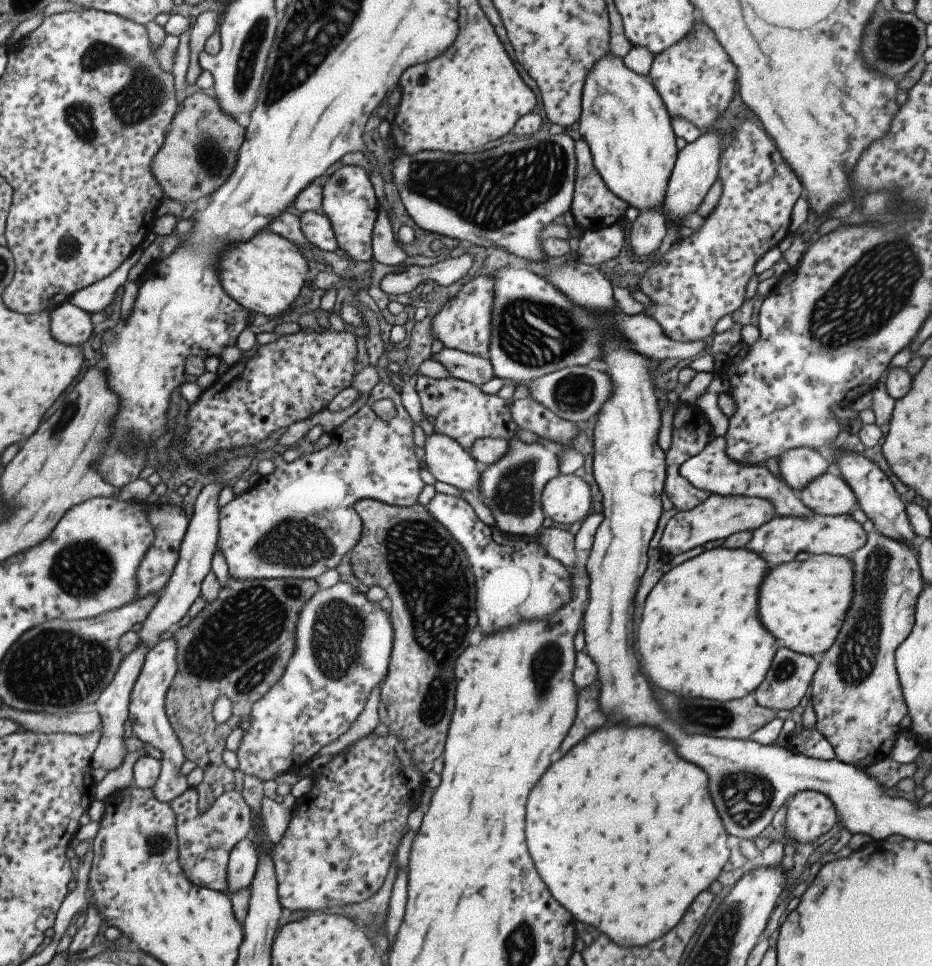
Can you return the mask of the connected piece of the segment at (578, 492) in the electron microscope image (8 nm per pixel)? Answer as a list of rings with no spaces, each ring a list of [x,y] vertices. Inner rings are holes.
[[[557,474],[542,488],[540,505],[544,518],[555,524],[579,524],[593,503],[589,486],[574,475]]]

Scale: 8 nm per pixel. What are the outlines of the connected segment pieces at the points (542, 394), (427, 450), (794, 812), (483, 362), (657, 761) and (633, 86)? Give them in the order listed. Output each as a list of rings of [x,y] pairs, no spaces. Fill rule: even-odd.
[[[573,366],[573,368],[563,368],[563,370],[558,370],[527,382],[508,381],[507,379],[501,379],[501,382],[502,384],[515,384],[515,387],[519,384],[525,384],[529,398],[541,403],[559,418],[577,422],[595,416],[602,407],[603,402],[609,400],[612,380],[609,380],[607,374],[591,370],[587,366]]]
[[[433,430],[433,433],[425,437],[422,448],[425,468],[436,481],[478,492],[481,468],[457,441]]]
[[[799,792],[788,799],[785,834],[789,839],[813,842],[837,821],[833,803],[821,792]]]
[[[442,348],[436,356],[429,356],[429,359],[443,365],[452,377],[478,387],[495,377],[491,363],[485,357]]]
[[[609,724],[603,726],[591,734],[587,734],[579,744],[569,748],[565,756],[561,756],[557,762],[553,762],[545,772],[543,778],[531,788],[525,804],[525,838],[529,856],[533,858],[533,866],[541,877],[551,896],[565,910],[571,913],[573,920],[589,926],[595,926],[600,933],[611,938],[619,946],[643,946],[651,940],[655,940],[673,928],[679,922],[679,916],[687,910],[691,900],[705,890],[721,872],[723,864],[729,858],[729,848],[725,846],[727,834],[723,830],[723,824],[715,812],[715,806],[707,794],[707,774],[703,770],[695,768],[691,762],[677,758],[673,744],[659,734],[659,730],[651,730],[647,726],[619,726]]]
[[[608,52],[587,72],[583,79],[583,90],[580,98],[580,115],[578,118],[578,131],[590,150],[592,163],[599,173],[605,186],[628,206],[637,211],[655,209],[662,214],[665,222],[671,219],[664,214],[662,200],[666,197],[666,184],[672,171],[677,149],[675,149],[675,135],[671,130],[670,114],[648,75],[640,75],[628,66],[623,59]]]

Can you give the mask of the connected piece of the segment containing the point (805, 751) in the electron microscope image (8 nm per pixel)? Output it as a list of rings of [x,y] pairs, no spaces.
[[[802,728],[798,736],[792,734],[790,738],[787,738],[786,746],[804,757],[811,757],[820,761],[828,761],[835,756],[830,744],[815,728],[811,730]]]

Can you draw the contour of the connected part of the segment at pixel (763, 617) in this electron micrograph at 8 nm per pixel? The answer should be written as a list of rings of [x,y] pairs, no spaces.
[[[812,555],[804,561],[793,560],[770,568],[758,592],[757,614],[761,624],[776,641],[783,642],[783,646],[789,650],[812,657],[821,656],[837,638],[836,634],[851,604],[853,573],[851,560],[833,555]]]

